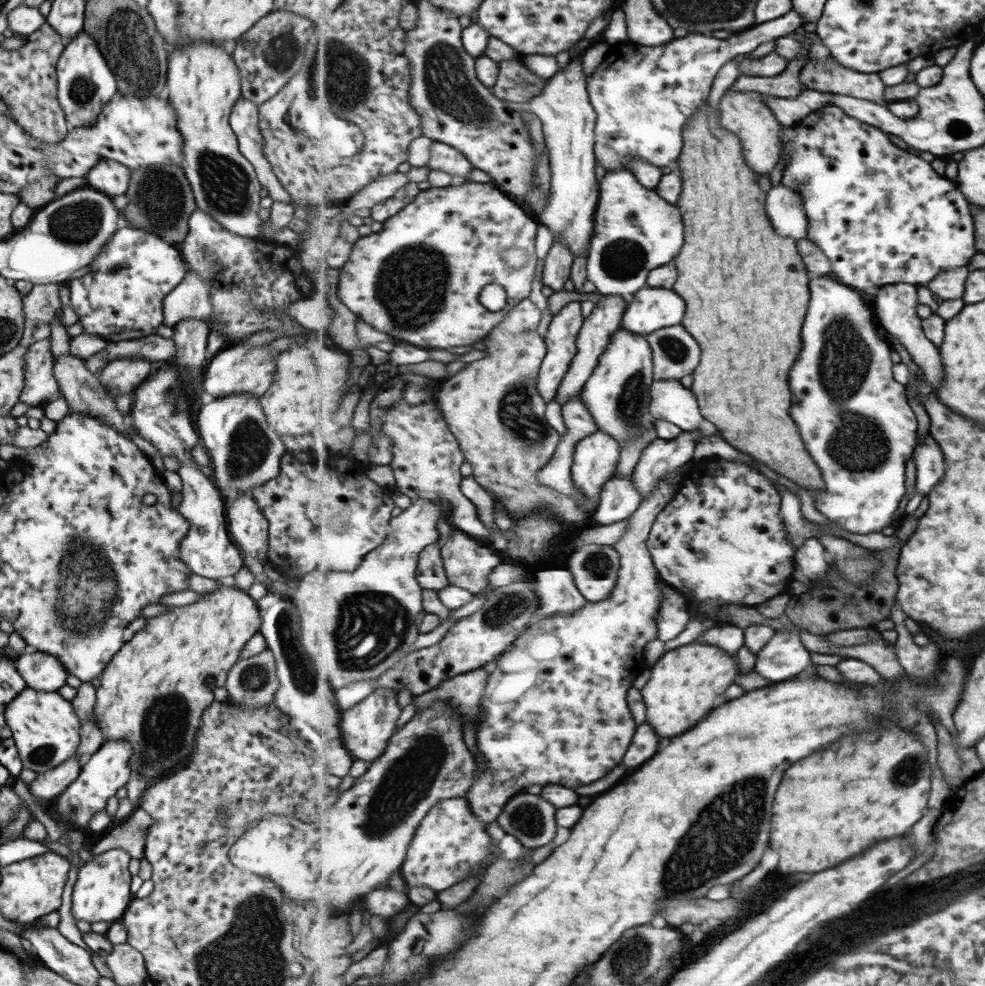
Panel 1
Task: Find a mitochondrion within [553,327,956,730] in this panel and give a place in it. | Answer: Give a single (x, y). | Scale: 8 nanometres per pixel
(632, 397)

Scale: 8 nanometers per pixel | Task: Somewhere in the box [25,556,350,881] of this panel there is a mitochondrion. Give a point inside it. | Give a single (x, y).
(165, 728)

